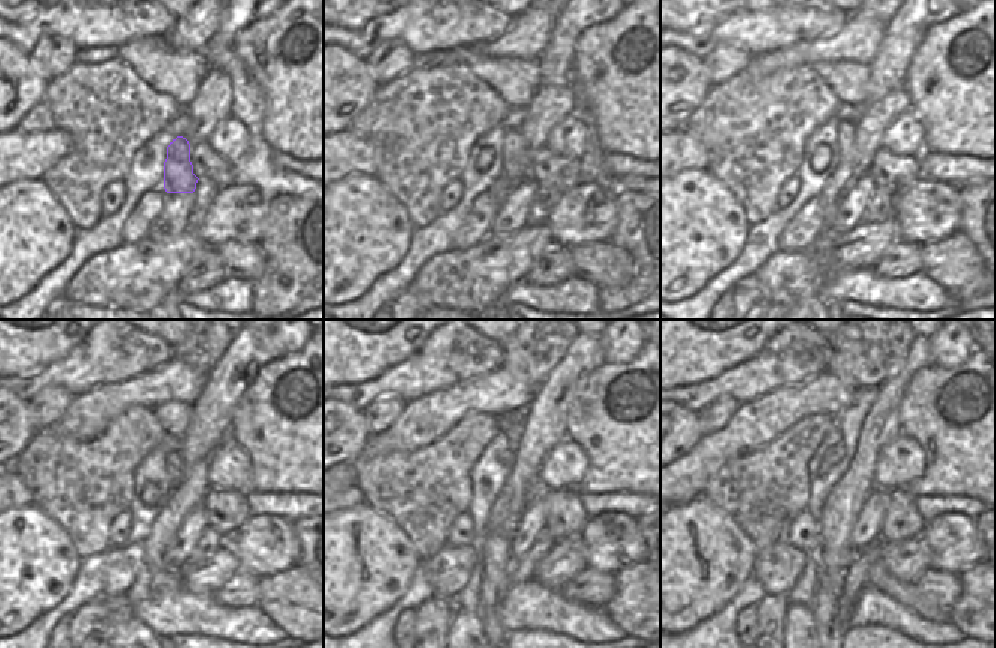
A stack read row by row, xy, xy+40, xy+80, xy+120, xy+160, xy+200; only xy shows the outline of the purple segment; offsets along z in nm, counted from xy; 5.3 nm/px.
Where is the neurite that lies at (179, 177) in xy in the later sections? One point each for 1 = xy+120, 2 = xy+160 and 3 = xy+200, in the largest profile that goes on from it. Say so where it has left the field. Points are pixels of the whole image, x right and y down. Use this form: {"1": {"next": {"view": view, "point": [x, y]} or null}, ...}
{"1": {"next": {"view": "xy+120", "point": [174, 464]}}, "2": {"next": {"view": "xy+160", "point": [507, 456]}}, "3": {"next": {"view": "xy+200", "point": [837, 452]}}}

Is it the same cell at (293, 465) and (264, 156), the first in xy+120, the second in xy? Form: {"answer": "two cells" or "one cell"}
{"answer": "two cells"}

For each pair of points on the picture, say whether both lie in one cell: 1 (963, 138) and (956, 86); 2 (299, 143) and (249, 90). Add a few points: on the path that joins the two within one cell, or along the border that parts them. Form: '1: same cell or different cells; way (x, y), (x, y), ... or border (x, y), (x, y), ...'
1: same cell; way (963, 125), (963, 99)
2: different cells; border (251, 72), (264, 96), (263, 137), (266, 140)

